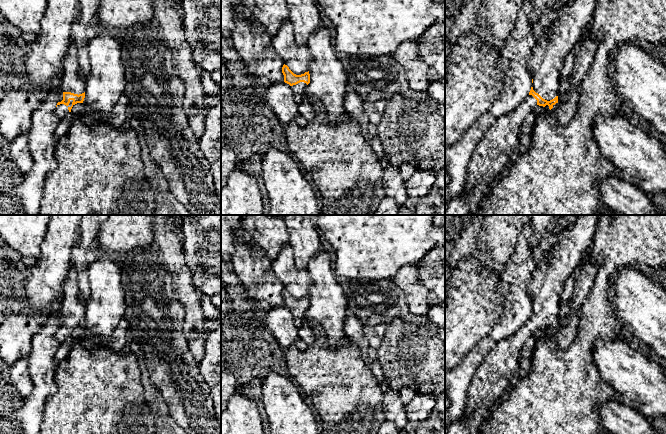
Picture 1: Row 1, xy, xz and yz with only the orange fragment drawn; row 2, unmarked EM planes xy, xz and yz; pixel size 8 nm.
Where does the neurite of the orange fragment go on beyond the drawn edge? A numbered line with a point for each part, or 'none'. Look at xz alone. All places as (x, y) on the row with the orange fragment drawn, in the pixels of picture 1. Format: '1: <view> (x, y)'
1: xz (298, 90)

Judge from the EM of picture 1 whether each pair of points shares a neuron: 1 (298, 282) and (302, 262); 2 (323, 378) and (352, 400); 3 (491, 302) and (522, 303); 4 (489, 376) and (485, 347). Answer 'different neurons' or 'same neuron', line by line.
1: different neurons
2: same neuron
3: different neurons
4: different neurons

